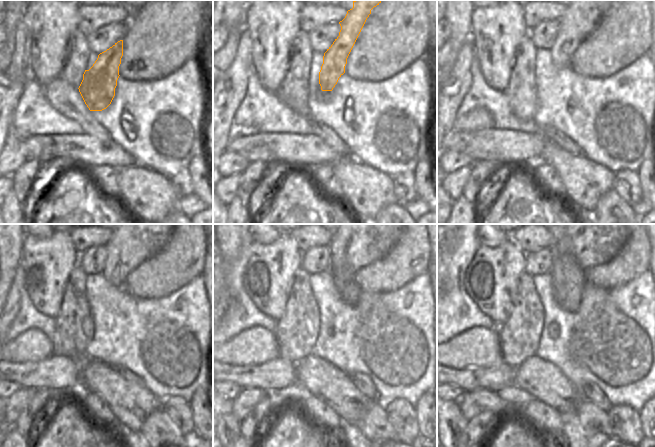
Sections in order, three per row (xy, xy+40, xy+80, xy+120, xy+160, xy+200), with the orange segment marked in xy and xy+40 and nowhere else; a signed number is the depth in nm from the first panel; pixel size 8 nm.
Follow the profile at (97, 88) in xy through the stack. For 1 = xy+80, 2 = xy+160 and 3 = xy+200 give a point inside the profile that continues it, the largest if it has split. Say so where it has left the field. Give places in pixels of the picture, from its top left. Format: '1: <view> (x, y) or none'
1: xy+80 (579, 20)
2: xy+160 (355, 244)
3: xy+200 (592, 244)

